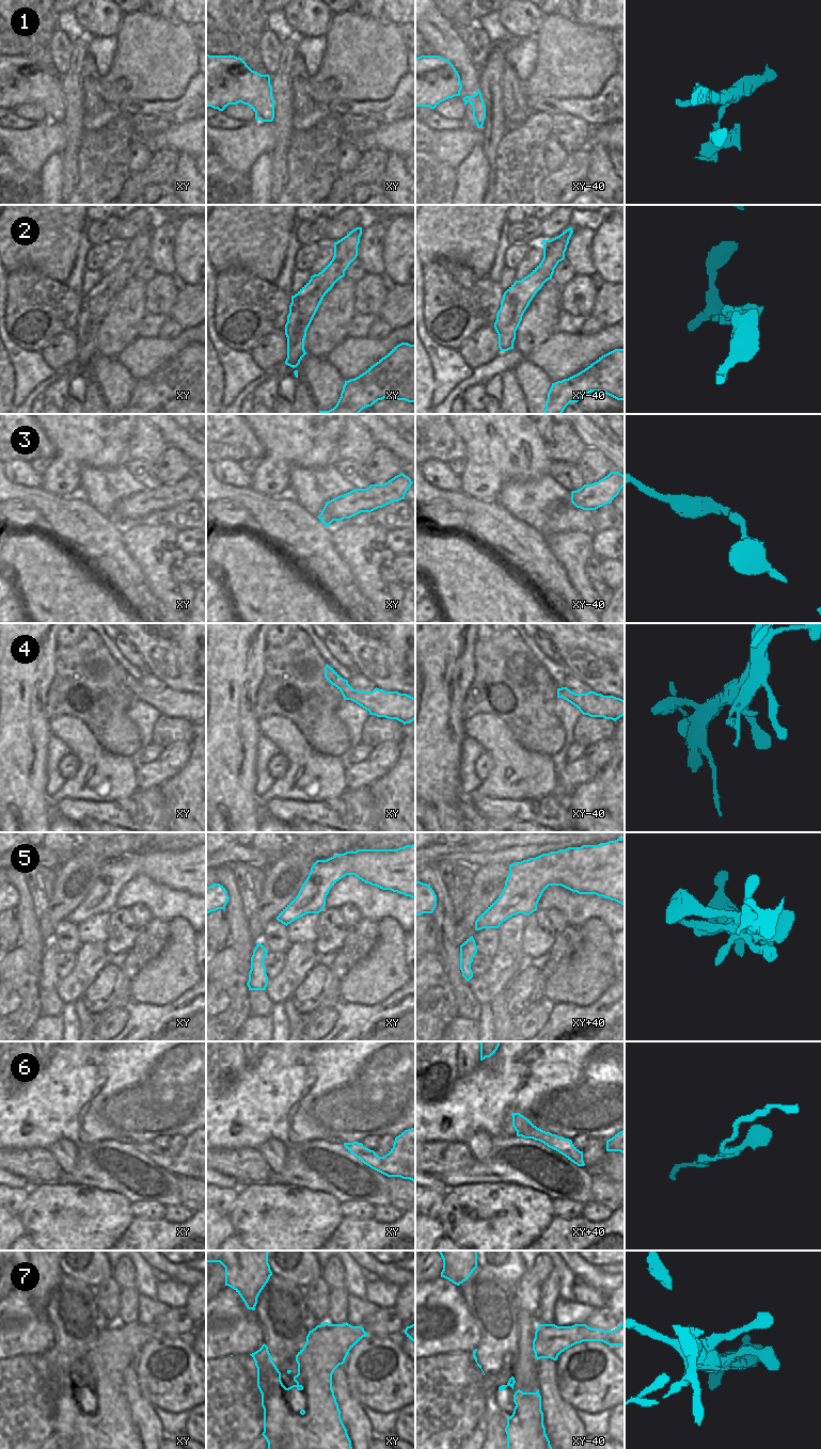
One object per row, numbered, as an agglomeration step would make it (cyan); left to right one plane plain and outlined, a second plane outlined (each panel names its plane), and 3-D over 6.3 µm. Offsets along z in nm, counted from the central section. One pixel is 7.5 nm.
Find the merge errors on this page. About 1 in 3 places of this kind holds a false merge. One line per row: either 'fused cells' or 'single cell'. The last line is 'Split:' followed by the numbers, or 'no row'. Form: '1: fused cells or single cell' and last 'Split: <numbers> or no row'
1: single cell
2: single cell
3: single cell
4: single cell
5: single cell
6: single cell
7: single cell
Split: no row

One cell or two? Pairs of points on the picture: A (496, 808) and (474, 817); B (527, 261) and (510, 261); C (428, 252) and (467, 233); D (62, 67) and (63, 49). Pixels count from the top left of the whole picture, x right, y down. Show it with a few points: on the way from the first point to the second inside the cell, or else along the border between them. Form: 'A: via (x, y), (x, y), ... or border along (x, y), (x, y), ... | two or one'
A: border along (467, 798), (486, 816), (506, 819) | two
B: border along (532, 245), (526, 256), (515, 269) | two
C: via (438, 242), (447, 233), (457, 233) | one
D: via (62, 63), (62, 53) | one

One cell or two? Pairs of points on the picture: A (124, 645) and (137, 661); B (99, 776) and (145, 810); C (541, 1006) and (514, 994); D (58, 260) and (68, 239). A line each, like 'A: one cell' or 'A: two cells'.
A: one cell
B: two cells
C: two cells
D: one cell

